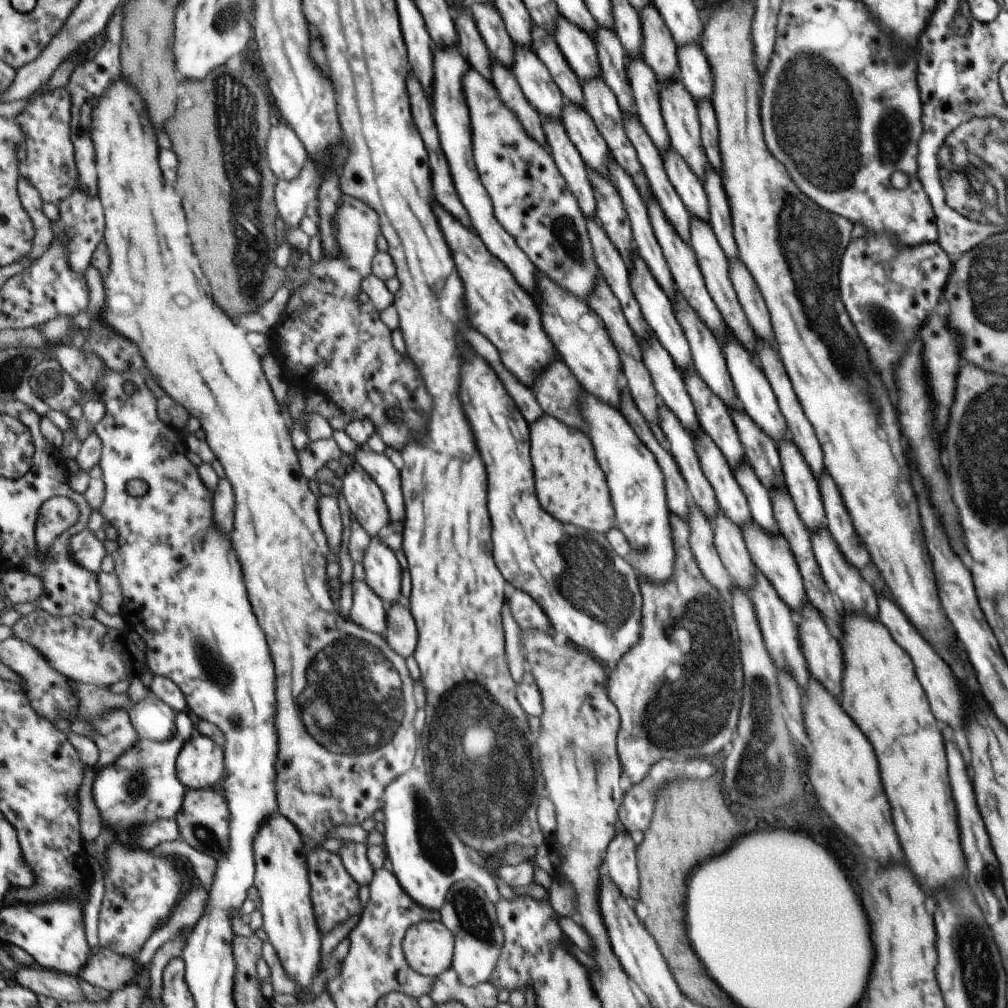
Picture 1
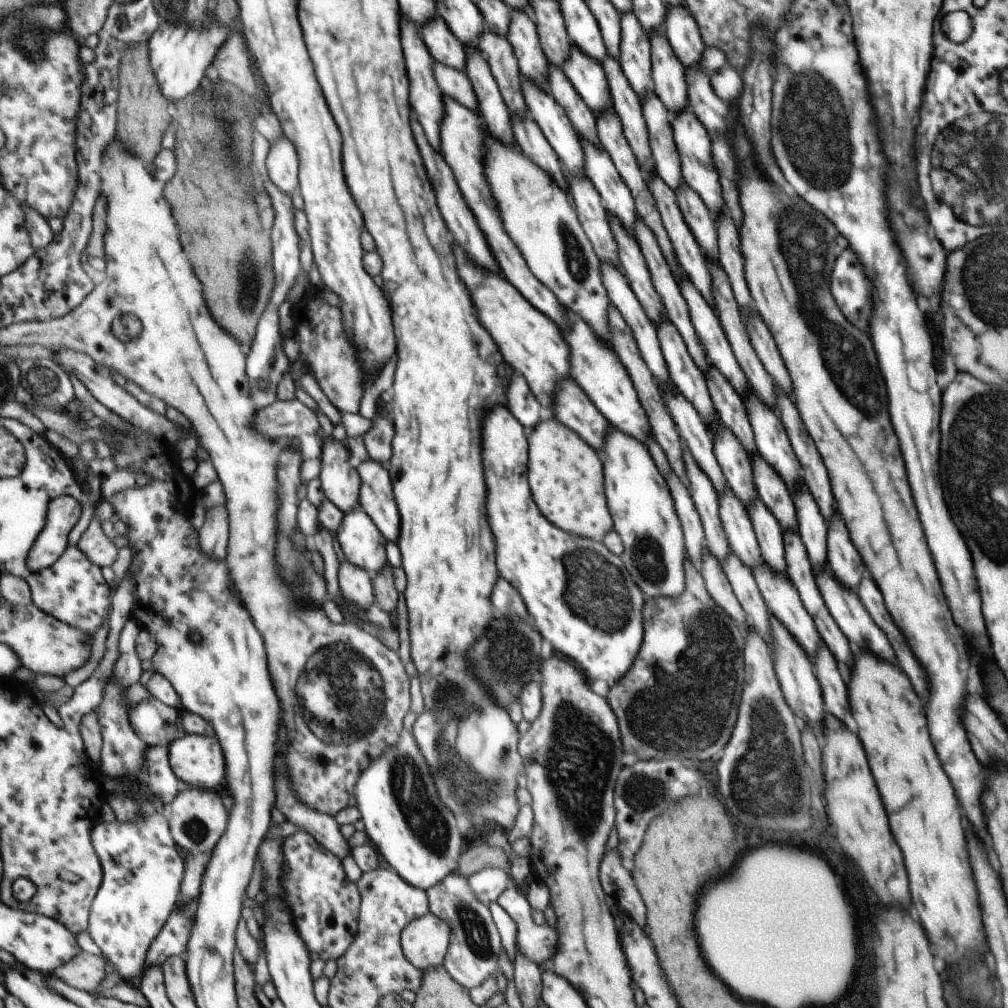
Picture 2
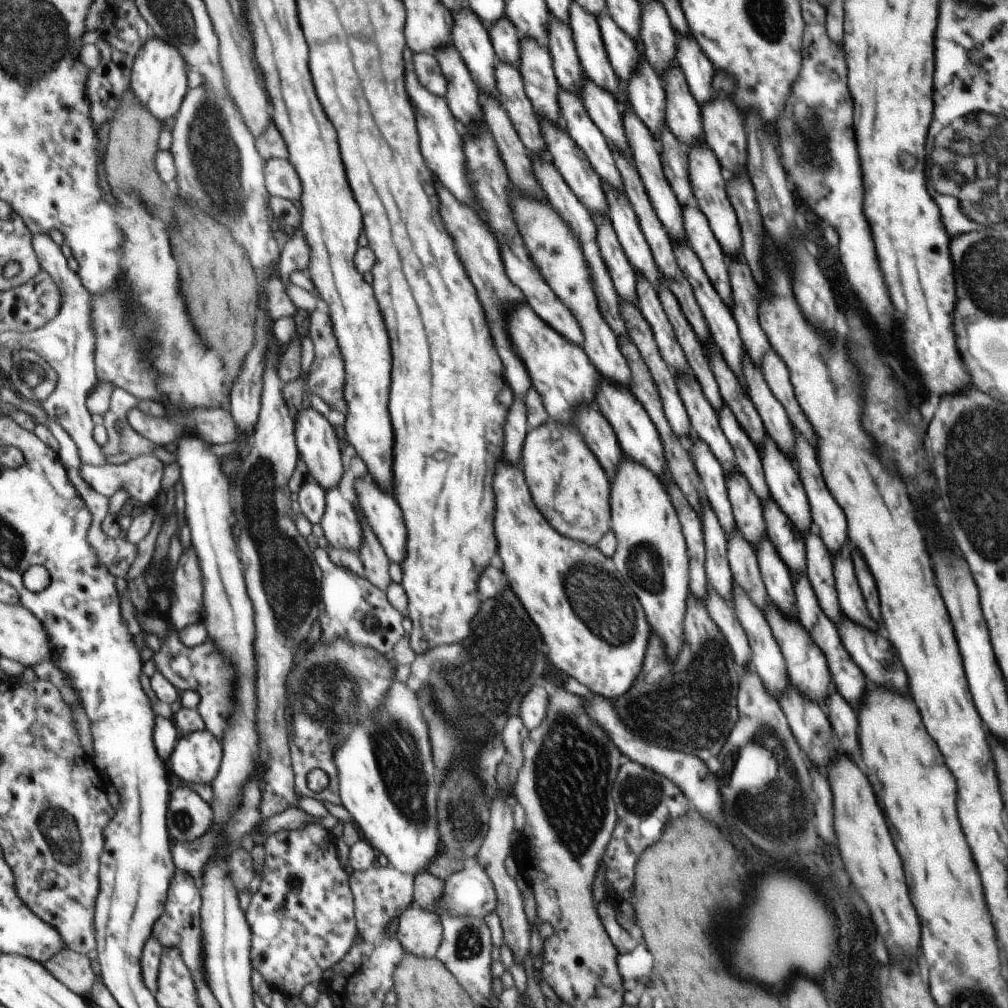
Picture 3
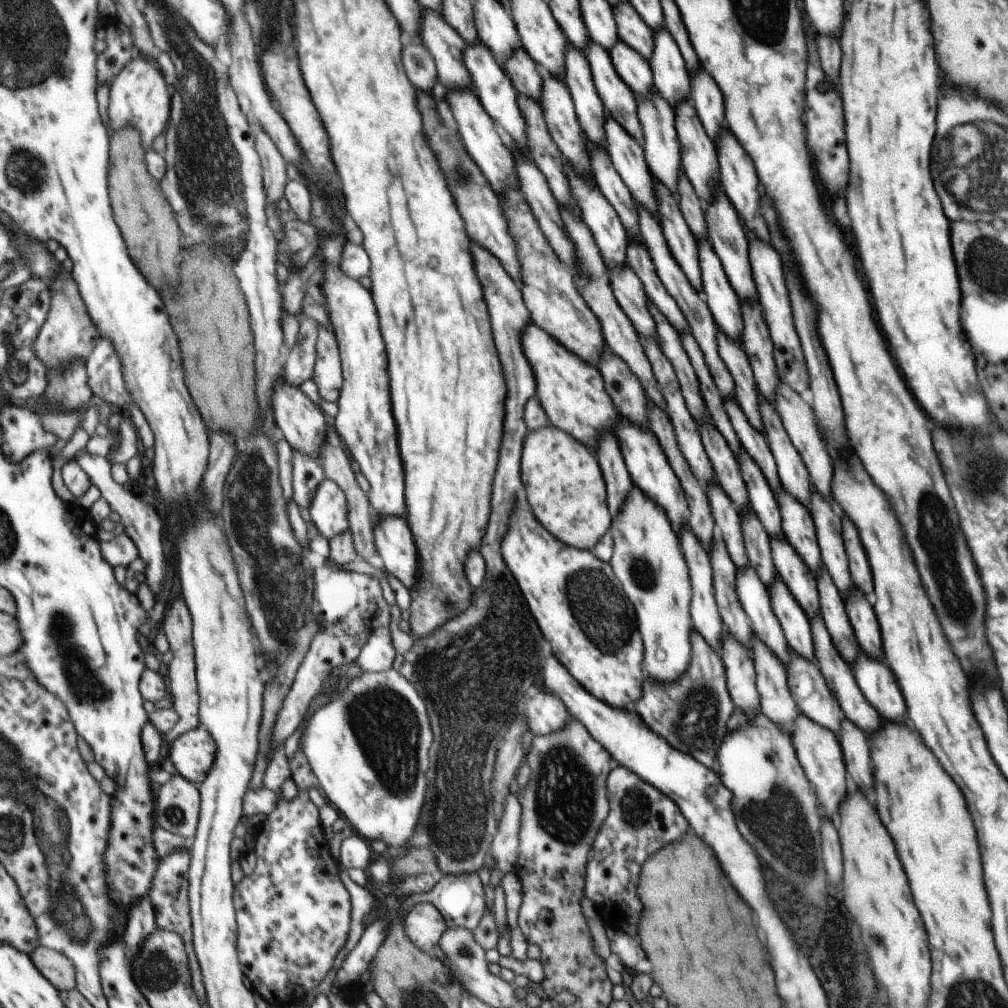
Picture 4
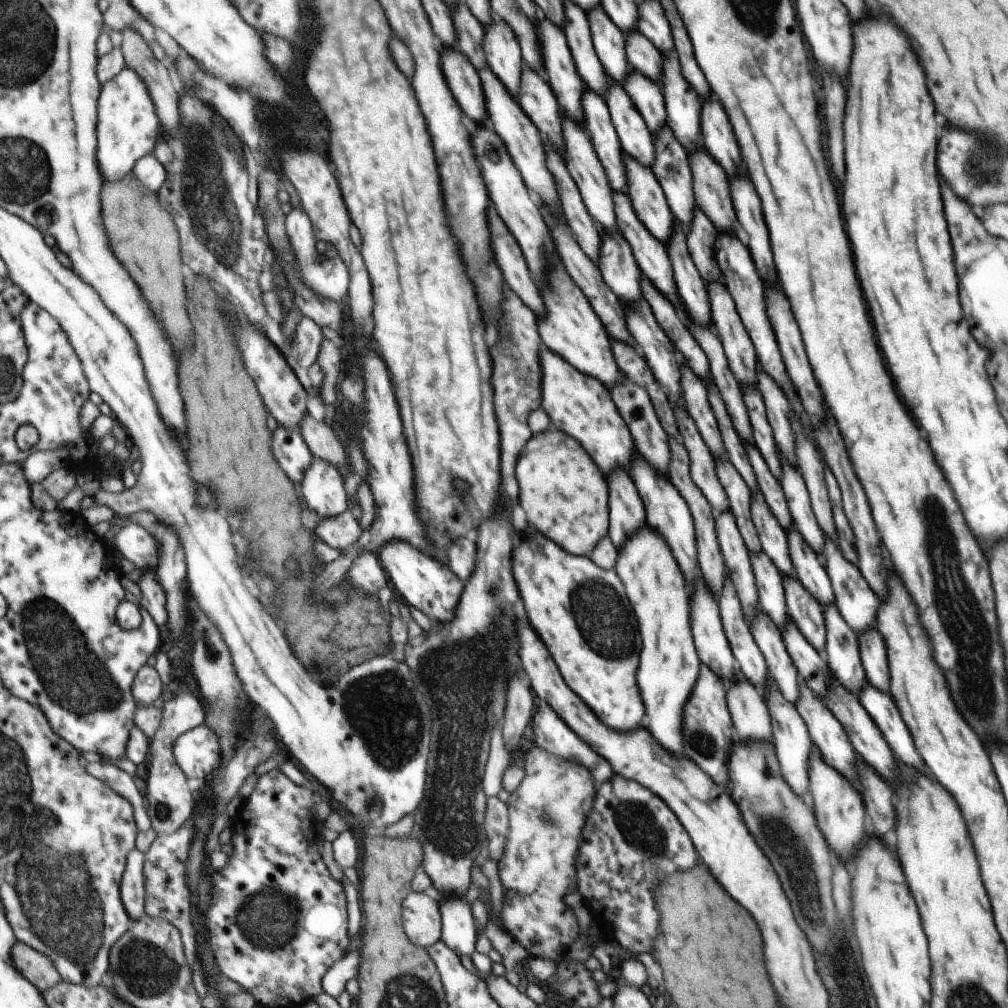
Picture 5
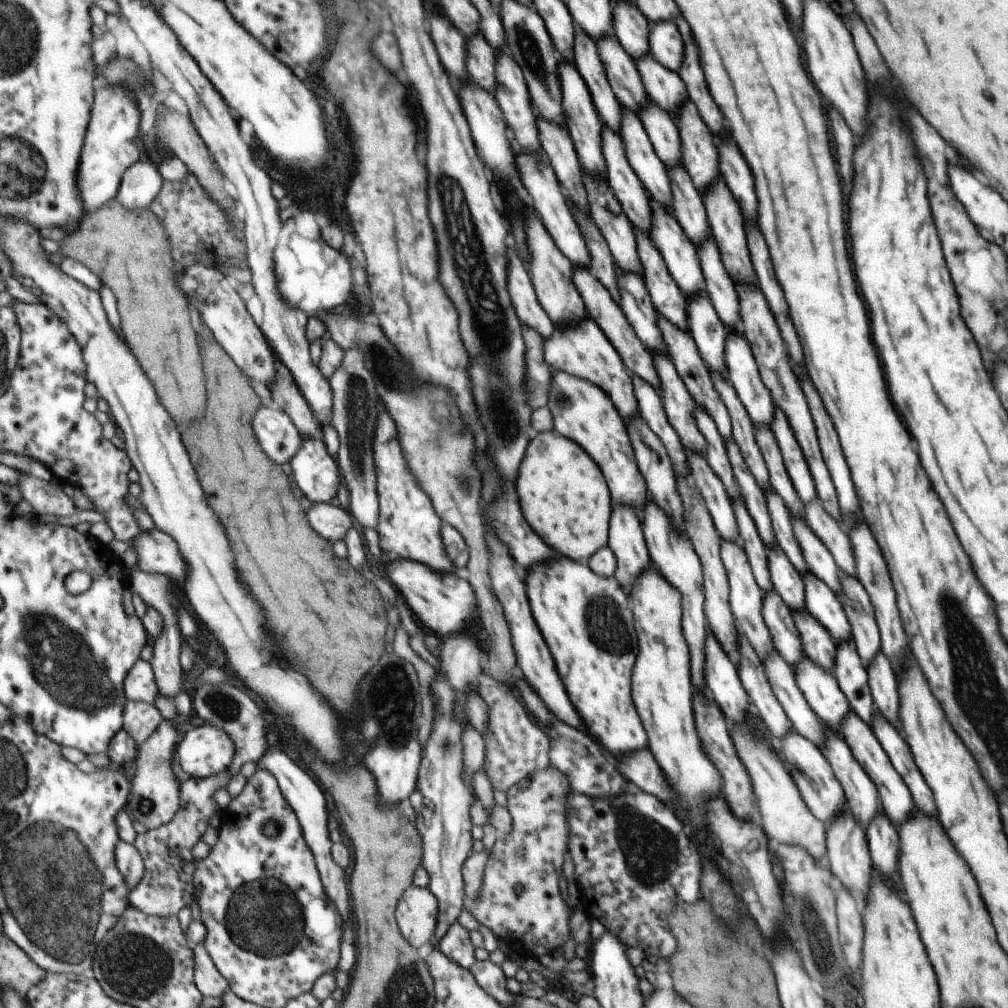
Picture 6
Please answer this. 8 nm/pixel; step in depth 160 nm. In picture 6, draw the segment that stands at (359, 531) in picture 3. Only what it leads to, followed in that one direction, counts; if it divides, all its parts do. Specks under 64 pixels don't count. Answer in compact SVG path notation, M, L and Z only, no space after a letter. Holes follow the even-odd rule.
M319 436L303 437L301 450L289 463L298 488L312 503L336 503L342 472Z

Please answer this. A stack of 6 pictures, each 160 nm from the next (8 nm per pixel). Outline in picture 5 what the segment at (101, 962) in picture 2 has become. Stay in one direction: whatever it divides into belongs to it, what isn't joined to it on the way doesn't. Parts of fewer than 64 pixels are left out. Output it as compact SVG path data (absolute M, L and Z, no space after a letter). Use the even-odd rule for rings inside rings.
M17 941L13 949L15 966L33 983L40 987L41 992L52 989L62 981L56 963L40 950L27 943Z

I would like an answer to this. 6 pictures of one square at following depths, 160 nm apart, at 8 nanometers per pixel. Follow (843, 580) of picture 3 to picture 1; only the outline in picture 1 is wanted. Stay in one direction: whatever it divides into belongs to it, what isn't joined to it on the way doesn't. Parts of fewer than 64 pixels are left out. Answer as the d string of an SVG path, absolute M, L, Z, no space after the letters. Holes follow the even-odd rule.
M827 472L821 474L818 478L818 488L821 492L821 500L823 500L823 510L825 510L825 520L827 520L827 528L835 540L835 544L839 546L841 554L859 570L863 566L867 566L869 556L867 550L861 542L861 538L855 534L851 520L847 516L847 510L841 502L841 496L837 492L835 482L831 480L831 476Z

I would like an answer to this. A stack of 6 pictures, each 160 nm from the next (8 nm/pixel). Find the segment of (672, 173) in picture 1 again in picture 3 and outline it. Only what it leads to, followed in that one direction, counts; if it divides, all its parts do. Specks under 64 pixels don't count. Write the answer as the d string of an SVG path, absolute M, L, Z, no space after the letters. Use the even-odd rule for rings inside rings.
M686 204L682 208L683 232L689 248L699 259L715 292L730 310L731 289L725 264L725 254L709 228L707 219L697 205Z

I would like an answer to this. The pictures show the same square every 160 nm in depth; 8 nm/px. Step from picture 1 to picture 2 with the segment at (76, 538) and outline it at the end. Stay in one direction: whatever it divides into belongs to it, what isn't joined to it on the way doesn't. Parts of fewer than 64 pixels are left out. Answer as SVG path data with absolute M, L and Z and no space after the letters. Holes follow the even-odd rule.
M94 514L94 519L80 540L80 549L97 565L111 566L117 560L119 548L105 536L101 520Z

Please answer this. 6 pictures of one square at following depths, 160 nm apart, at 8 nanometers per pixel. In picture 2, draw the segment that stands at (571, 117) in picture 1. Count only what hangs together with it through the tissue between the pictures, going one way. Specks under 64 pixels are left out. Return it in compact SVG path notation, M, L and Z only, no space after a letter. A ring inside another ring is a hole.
M583 137L578 139L583 151L584 176L600 194L605 210L614 214L625 230L633 235L634 220L637 217L634 200L615 170L610 156L606 150Z

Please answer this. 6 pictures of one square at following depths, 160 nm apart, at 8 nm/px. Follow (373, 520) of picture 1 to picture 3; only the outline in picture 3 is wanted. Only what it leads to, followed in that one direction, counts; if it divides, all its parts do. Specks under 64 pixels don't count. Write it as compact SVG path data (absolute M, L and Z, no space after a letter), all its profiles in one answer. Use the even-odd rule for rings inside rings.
M305 408L295 416L297 444L301 458L308 467L308 476L315 479L326 491L337 489L345 476L346 466L341 458L341 445L336 427L312 408Z

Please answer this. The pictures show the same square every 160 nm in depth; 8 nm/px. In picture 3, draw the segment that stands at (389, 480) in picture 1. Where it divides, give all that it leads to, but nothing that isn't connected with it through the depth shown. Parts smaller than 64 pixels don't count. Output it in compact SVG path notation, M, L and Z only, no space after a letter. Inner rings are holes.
M371 473L355 479L353 486L366 521L376 532L389 558L402 564L407 554L407 528L401 506L389 491L378 485Z

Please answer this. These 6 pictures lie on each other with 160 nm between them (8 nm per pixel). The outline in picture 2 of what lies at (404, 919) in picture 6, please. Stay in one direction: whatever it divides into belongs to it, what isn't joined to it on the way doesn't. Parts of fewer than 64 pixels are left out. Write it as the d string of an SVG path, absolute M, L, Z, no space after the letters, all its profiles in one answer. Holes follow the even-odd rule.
M433 913L414 919L402 933L402 946L409 962L424 972L444 966L451 944L452 927Z

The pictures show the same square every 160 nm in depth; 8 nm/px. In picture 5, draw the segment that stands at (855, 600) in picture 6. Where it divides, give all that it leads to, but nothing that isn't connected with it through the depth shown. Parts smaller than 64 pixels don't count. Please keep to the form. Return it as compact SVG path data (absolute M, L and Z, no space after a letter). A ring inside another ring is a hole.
M829 537L824 538L820 558L832 586L835 606L838 608L845 624L852 628L855 633L867 630L869 627L874 628L879 608L879 598L865 582L864 575L844 557L840 547L837 546L837 542L834 543Z

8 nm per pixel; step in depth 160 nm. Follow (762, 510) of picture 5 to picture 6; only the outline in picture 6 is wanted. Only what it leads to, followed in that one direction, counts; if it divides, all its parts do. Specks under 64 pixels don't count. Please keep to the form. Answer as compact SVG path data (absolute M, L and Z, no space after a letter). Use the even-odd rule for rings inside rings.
M776 544L767 548L766 559L772 588L791 612L804 608L804 586L801 574L789 562L785 553Z

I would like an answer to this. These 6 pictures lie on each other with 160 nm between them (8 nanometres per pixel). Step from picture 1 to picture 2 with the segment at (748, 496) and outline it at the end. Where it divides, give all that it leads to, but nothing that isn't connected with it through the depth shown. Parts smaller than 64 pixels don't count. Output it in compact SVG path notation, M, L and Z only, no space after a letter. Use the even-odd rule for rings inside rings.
M759 497L748 504L747 512L764 565L774 573L785 573L782 528L774 514Z

